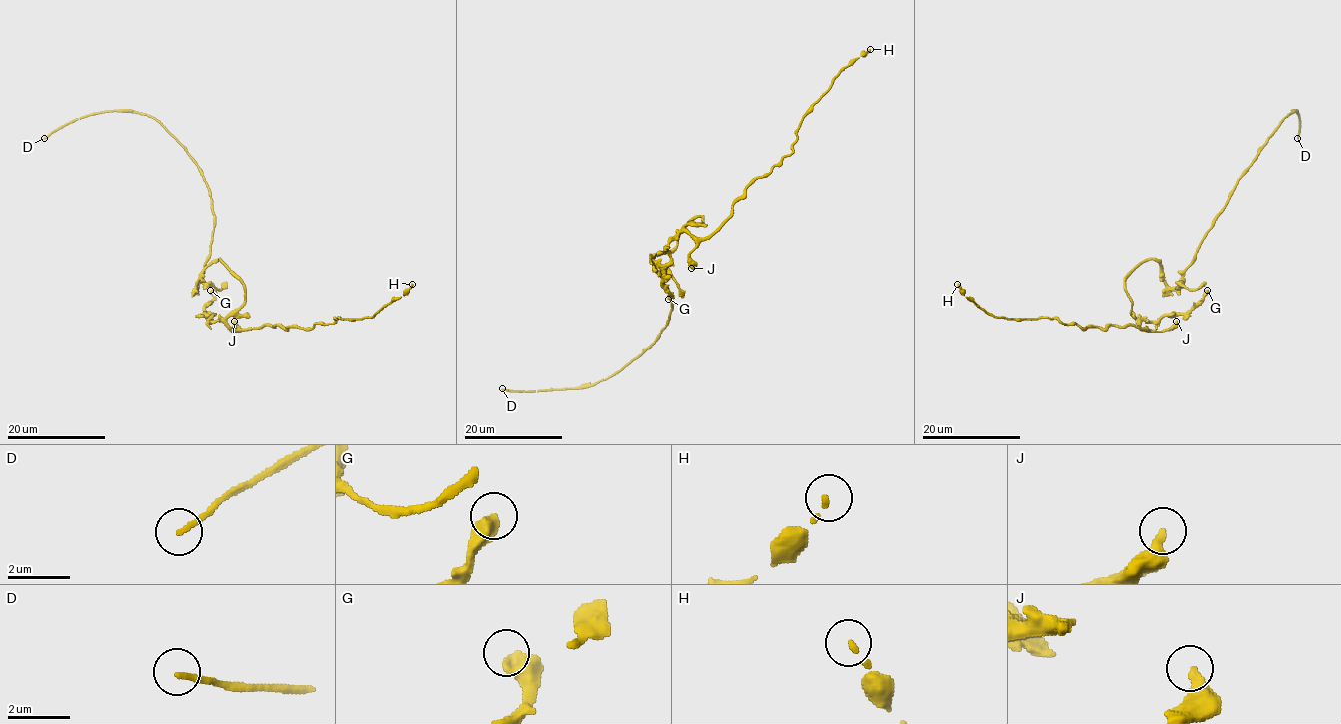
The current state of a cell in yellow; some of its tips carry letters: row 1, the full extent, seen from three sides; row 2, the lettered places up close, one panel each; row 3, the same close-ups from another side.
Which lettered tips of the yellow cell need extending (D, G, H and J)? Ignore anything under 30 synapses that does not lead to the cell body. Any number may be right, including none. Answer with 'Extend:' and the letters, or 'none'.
Extend: D

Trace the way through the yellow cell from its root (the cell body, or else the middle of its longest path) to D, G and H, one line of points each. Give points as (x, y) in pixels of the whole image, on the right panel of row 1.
D: (1153, 258), (1160, 266), (1164, 282), (1175, 288), (1238, 178), (1293, 111), (1299, 118), (1297, 138)
G: (1153, 258), (1142, 261), (1125, 280), (1131, 312), (1137, 319), (1158, 321), (1167, 315), (1186, 314), (1207, 290)
H: (1153, 258), (1125, 280), (1131, 315), (1147, 330), (996, 317), (957, 284)

